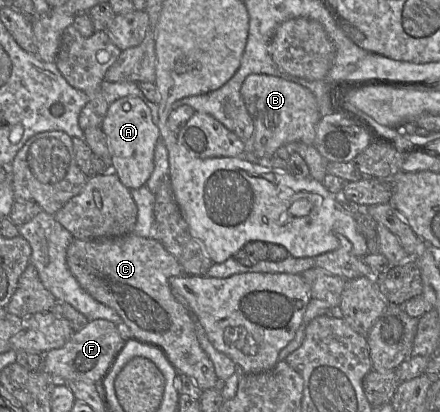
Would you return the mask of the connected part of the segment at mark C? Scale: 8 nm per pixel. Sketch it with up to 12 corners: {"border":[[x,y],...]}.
{"border":[[134,234],[73,239],[66,262],[118,313],[127,339],[160,348],[220,391],[170,278],[181,265]]}

